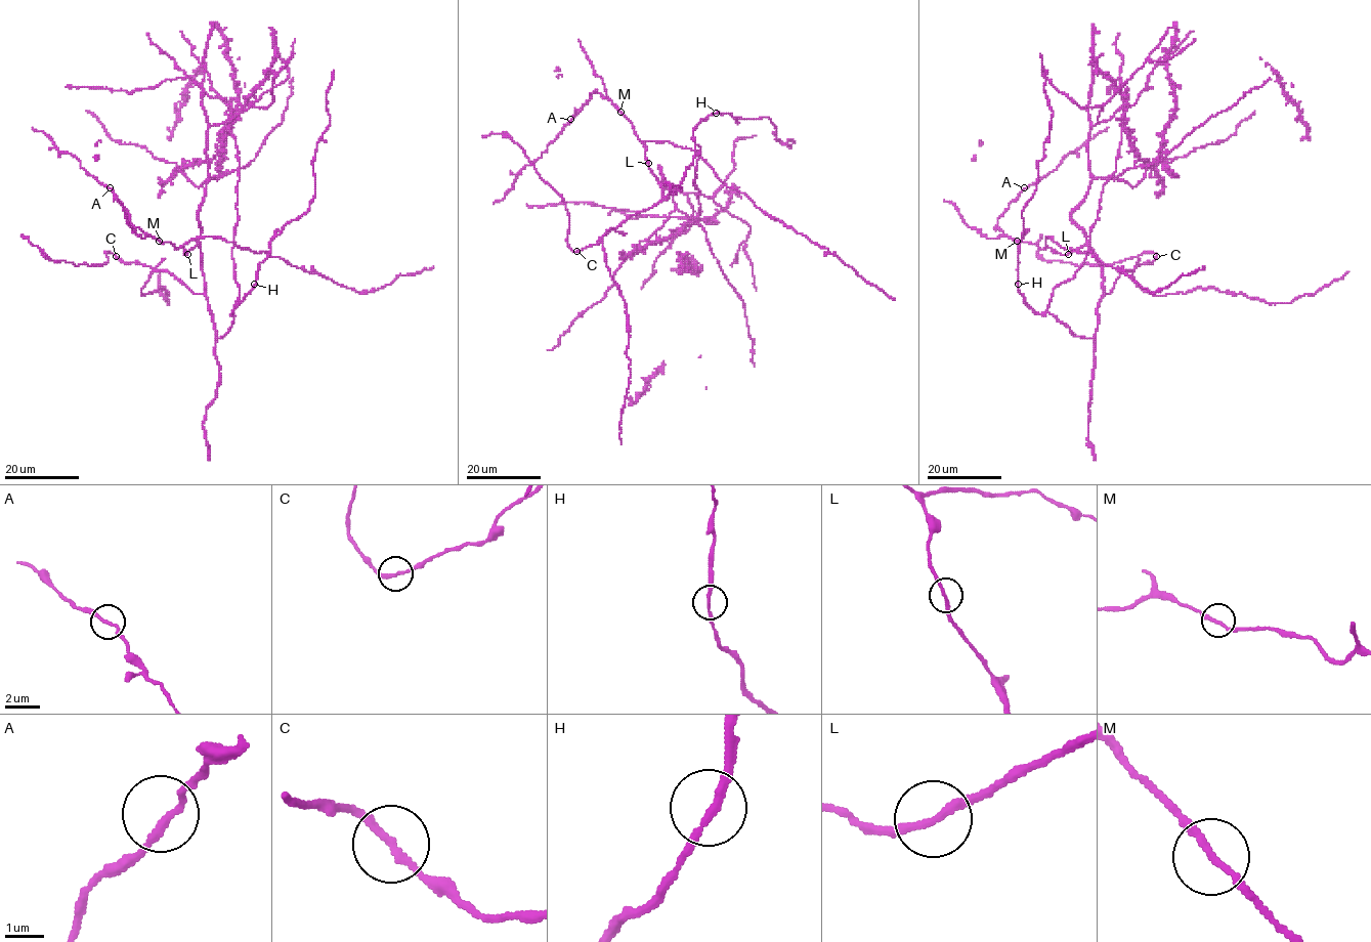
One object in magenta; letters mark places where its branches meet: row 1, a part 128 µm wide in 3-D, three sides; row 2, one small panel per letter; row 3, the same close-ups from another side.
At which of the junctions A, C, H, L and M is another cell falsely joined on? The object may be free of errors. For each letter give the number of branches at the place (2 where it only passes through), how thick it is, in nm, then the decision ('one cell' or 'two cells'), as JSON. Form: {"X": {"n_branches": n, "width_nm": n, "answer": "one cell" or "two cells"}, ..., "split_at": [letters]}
{"A": {"n_branches": 2, "width_nm": 170, "answer": "one cell"}, "C": {"n_branches": 2, "width_nm": 180, "answer": "one cell"}, "H": {"n_branches": 2, "width_nm": 180, "answer": "one cell"}, "L": {"n_branches": 2, "width_nm": 190, "answer": "one cell"}, "M": {"n_branches": 2, "width_nm": 180, "answer": "one cell"}, "split_at": []}

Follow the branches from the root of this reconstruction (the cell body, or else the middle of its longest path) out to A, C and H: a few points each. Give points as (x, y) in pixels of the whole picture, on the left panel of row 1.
A: (206, 294), (201, 249), (197, 245), (184, 254), (182, 248), (143, 233), (131, 224), (128, 211), (110, 187)
C: (206, 294), (190, 291), (168, 272), (138, 262), (124, 262), (116, 256)
H: (206, 294), (215, 335), (222, 338), (232, 325), (232, 310), (254, 284)

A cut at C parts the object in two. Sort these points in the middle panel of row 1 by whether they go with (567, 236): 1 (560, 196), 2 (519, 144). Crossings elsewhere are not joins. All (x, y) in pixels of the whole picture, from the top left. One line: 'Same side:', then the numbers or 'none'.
Same side: 1, 2

